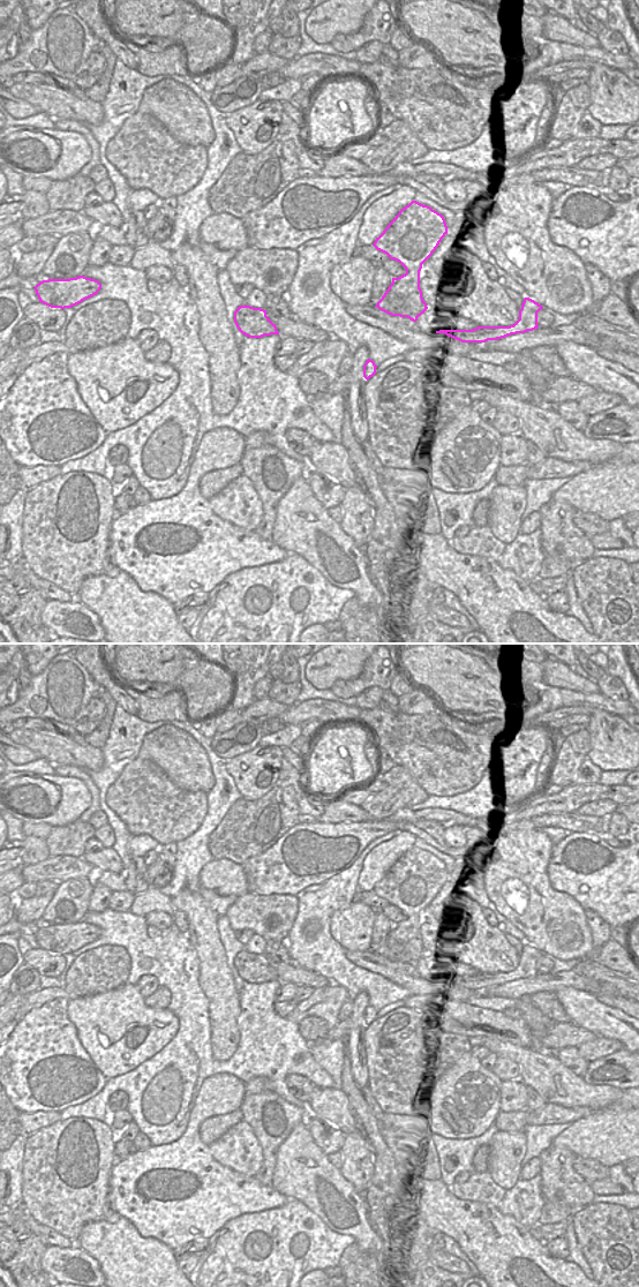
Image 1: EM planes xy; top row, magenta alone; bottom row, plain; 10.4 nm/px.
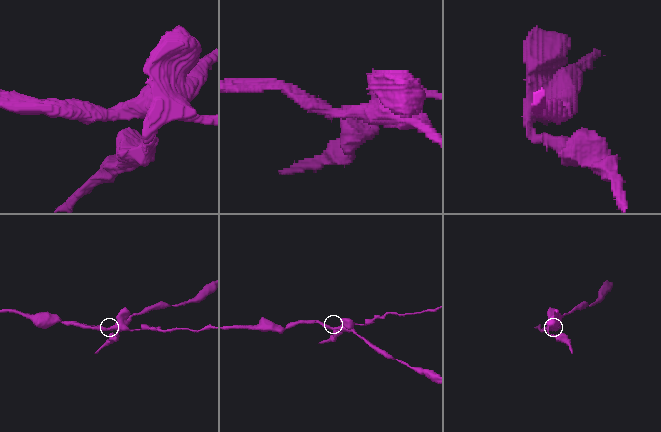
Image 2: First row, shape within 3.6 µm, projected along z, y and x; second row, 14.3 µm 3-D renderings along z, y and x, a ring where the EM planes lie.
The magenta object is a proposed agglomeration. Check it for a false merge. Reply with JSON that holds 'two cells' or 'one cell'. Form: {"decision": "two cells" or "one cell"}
{"decision": "two cells"}

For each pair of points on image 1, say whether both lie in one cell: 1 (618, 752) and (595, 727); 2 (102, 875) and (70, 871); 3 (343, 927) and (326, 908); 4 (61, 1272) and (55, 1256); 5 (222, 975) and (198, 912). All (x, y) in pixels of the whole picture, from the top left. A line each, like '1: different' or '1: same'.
1: same
2: different
3: different
4: same
5: same

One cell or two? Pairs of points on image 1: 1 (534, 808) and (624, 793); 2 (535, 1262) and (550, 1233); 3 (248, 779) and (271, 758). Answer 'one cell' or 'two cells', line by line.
1: one cell
2: two cells
3: one cell

